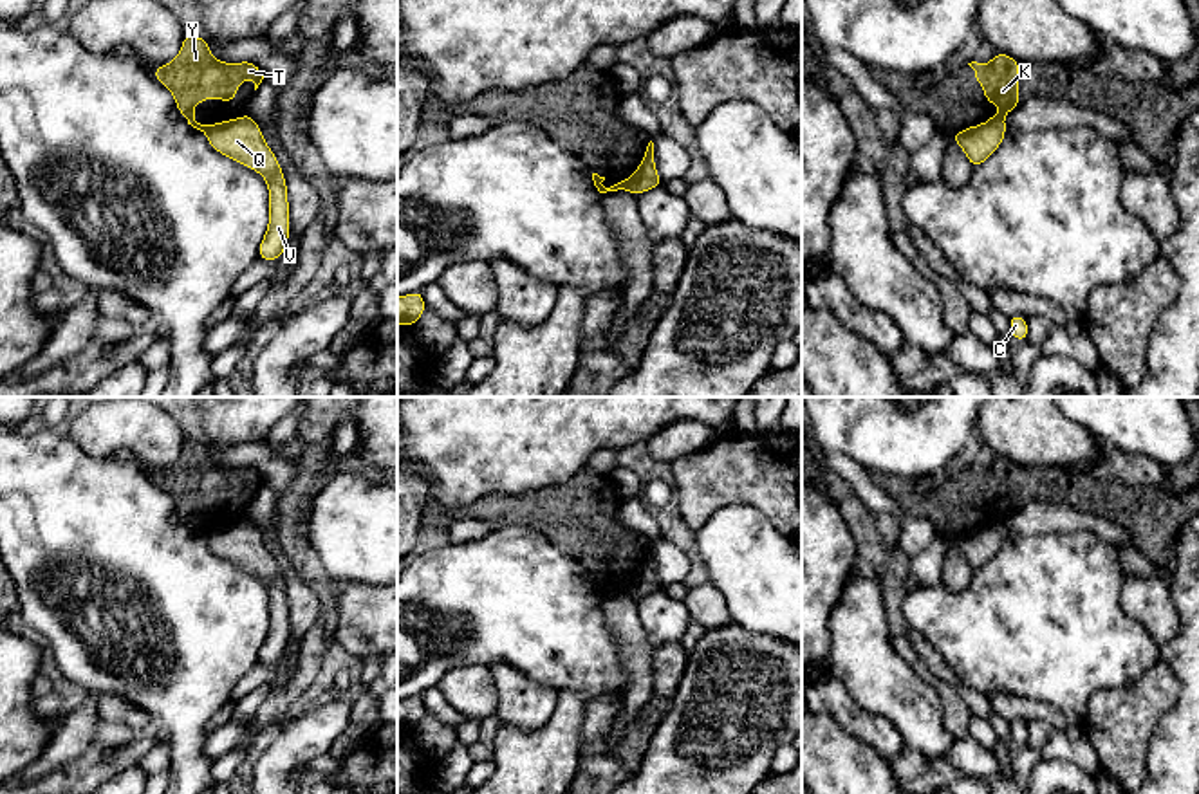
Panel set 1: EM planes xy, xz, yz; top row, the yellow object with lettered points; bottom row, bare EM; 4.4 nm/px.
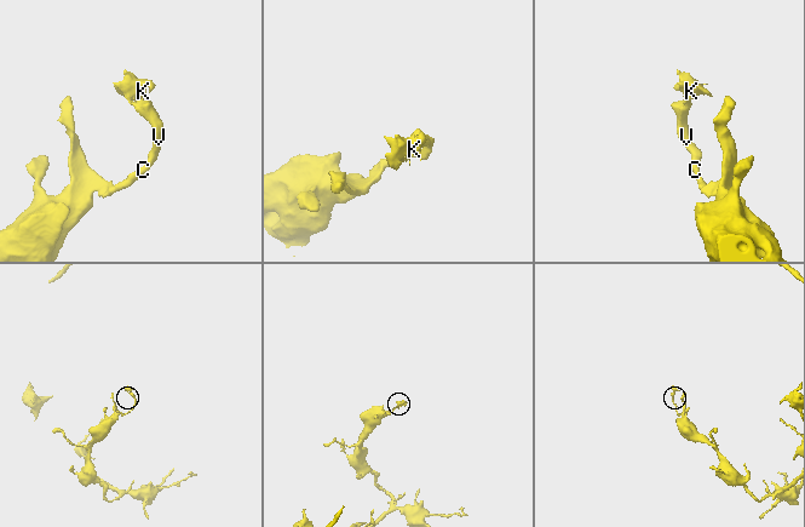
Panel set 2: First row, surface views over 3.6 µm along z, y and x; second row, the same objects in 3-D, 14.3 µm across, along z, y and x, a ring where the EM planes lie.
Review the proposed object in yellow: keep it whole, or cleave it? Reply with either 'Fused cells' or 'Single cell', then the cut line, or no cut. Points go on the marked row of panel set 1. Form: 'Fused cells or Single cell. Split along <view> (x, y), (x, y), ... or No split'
Fused cells. Split along xy (230, 120), (206, 134)

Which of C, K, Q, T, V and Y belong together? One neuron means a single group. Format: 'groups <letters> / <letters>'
groups C Q V / K T Y

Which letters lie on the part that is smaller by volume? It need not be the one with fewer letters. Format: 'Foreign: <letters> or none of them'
Foreign: K, T, Y

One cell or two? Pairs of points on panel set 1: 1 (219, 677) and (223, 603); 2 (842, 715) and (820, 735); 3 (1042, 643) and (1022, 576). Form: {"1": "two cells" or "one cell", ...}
{"1": "one cell", "2": "two cells", "3": "one cell"}

